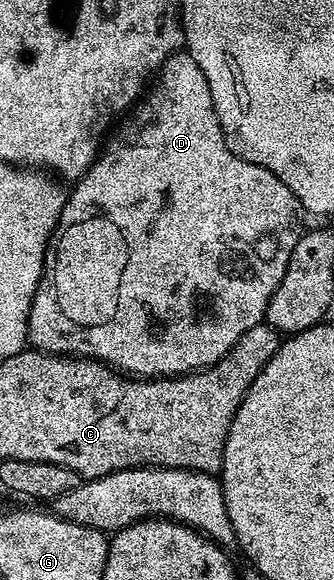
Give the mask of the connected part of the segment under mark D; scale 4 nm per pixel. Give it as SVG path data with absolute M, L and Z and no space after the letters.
M181 50L176 55L169 56L159 70L158 79L160 81L157 84L155 81L143 93L139 103L119 121L118 127L111 133L112 141L110 136L95 162L75 181L73 188L76 189L67 193L58 226L48 239L44 273L32 299L28 319L28 344L33 349L53 354L86 356L132 378L182 376L199 372L201 368L209 368L211 364L221 360L232 349L234 342L238 342L238 338L246 334L246 330L264 320L264 311L268 309L274 290L278 290L286 274L290 254L298 239L296 195L292 193L290 186L286 186L286 182L282 182L282 178L270 174L270 170L262 166L254 166L254 162L238 158L230 150L230 146L226 146L222 126L210 98L210 86L206 82L206 74L198 70L198 62L194 62L187 51Z

